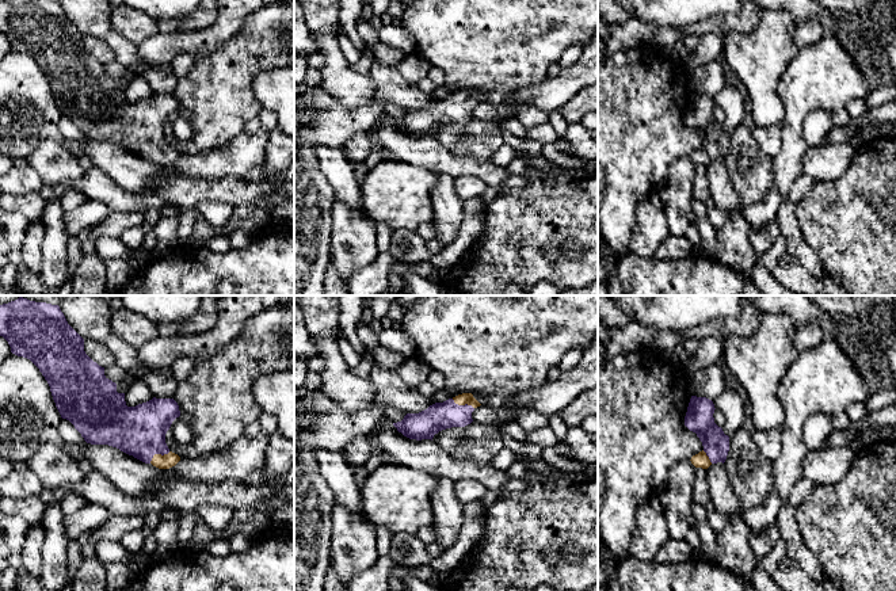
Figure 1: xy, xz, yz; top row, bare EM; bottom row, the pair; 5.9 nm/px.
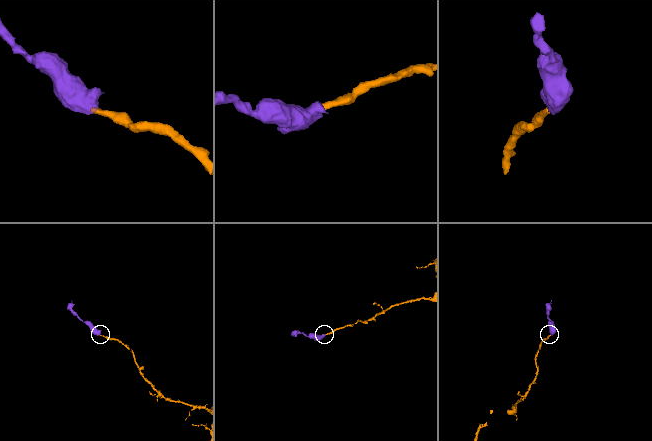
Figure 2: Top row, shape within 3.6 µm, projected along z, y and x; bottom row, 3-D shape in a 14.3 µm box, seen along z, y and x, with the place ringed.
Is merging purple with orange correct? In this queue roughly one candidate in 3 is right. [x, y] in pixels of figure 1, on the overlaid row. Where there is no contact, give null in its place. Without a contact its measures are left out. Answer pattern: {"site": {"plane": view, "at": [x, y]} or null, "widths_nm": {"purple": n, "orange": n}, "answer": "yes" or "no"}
{"site": {"plane": "xy", "at": [157, 453]}, "widths_nm": {"purple": 300, "orange": 90}, "answer": "yes"}

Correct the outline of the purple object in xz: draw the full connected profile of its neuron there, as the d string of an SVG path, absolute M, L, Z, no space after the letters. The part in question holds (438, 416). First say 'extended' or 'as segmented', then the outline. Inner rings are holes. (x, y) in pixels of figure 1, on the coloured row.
extended; M462 393L443 403L435 403L419 413L407 413L393 426L409 439L432 441L442 430L470 424L472 412L480 405L472 393Z

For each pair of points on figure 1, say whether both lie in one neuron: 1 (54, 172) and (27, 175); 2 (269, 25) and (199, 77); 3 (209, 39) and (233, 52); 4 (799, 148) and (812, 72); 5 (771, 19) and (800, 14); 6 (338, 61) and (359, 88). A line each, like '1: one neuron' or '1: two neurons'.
1: two neurons
2: one neuron
3: two neurons
4: one neuron
5: two neurons
6: one neuron

